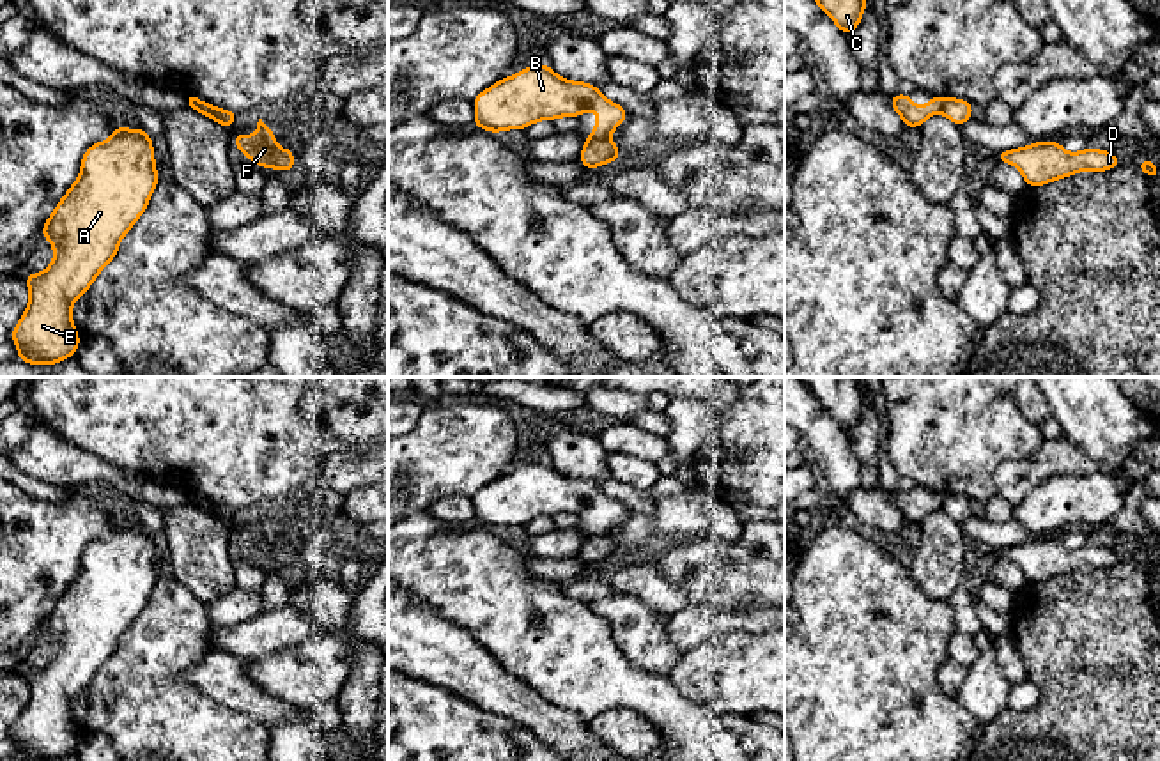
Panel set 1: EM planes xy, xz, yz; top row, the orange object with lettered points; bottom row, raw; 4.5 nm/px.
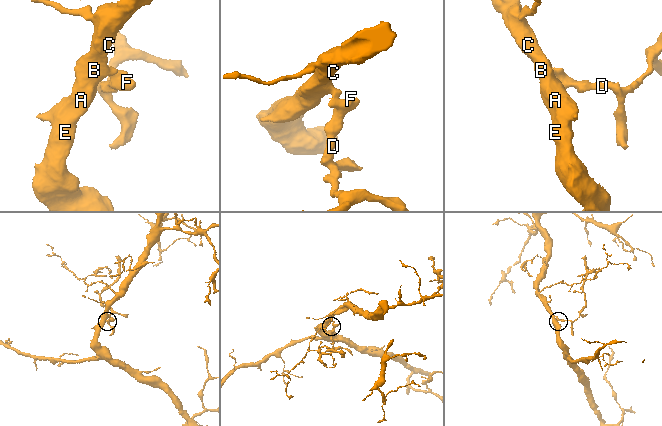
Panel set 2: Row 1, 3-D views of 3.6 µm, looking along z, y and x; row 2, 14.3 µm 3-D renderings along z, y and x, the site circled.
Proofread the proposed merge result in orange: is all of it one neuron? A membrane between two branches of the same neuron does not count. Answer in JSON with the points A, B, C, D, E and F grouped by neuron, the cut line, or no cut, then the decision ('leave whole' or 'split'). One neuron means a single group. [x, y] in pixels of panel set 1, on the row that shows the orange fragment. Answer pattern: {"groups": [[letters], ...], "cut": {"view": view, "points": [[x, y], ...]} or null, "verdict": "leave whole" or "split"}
{"groups": [["A", "B", "C", "E"], ["D", "F"]], "cut": {"view": "xz", "points": [[606, 137], [590, 137], [587, 140]]}, "verdict": "split"}

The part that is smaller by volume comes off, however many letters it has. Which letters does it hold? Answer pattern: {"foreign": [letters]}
{"foreign": ["D", "F"]}

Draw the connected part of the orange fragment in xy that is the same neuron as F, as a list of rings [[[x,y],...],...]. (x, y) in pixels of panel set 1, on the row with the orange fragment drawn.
[[[259,119],[257,133],[248,138],[243,133],[232,135],[237,150],[246,158],[253,159],[262,168],[276,168],[294,172],[294,152],[292,149],[278,149],[276,135]]]

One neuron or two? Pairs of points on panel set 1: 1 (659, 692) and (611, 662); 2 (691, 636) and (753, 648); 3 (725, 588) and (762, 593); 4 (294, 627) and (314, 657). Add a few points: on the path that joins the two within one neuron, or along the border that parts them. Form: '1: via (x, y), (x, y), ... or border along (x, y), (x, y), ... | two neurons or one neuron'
1: via (647, 692), (640, 691), (624, 675) | one neuron
2: border along (707, 639), (682, 653) | two neurons
3: via (734, 588), (753, 588) | one neuron
4: border along (328, 632), (317, 632), (264, 655) | two neurons

